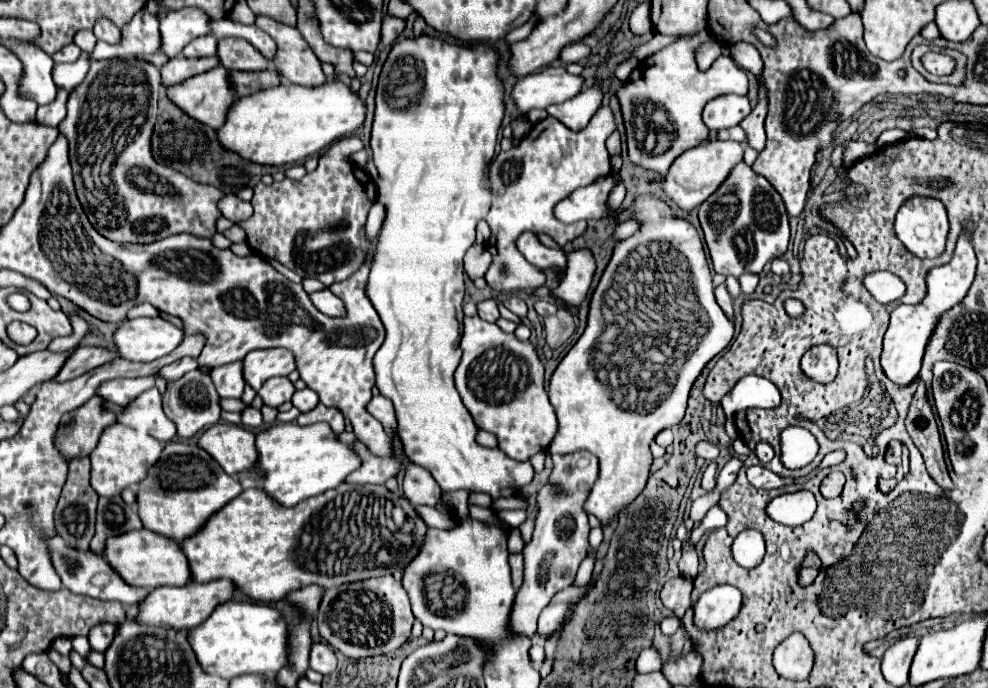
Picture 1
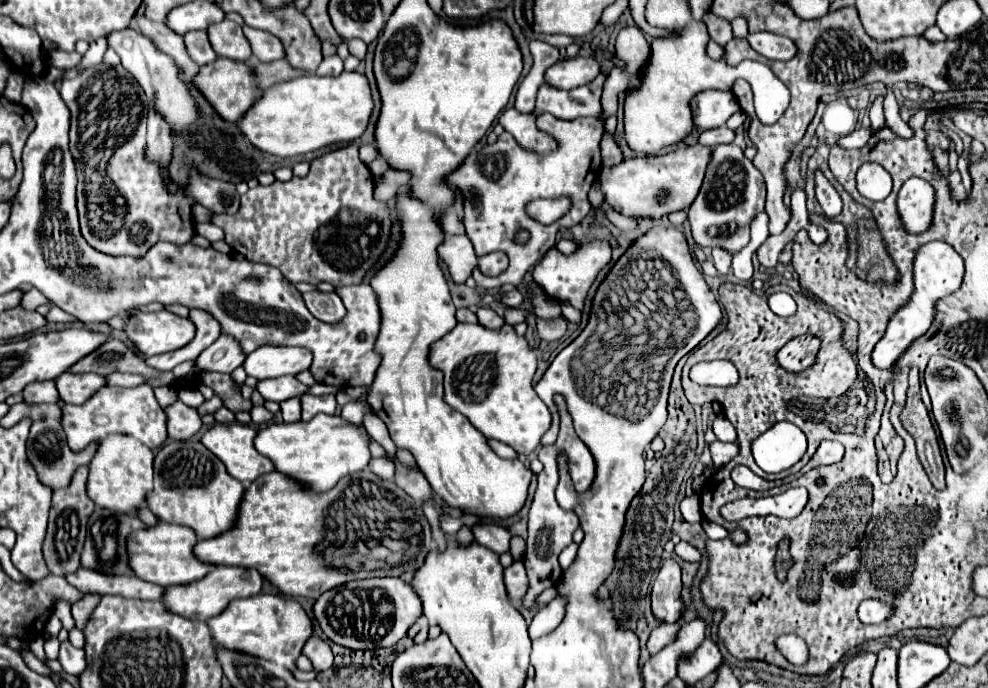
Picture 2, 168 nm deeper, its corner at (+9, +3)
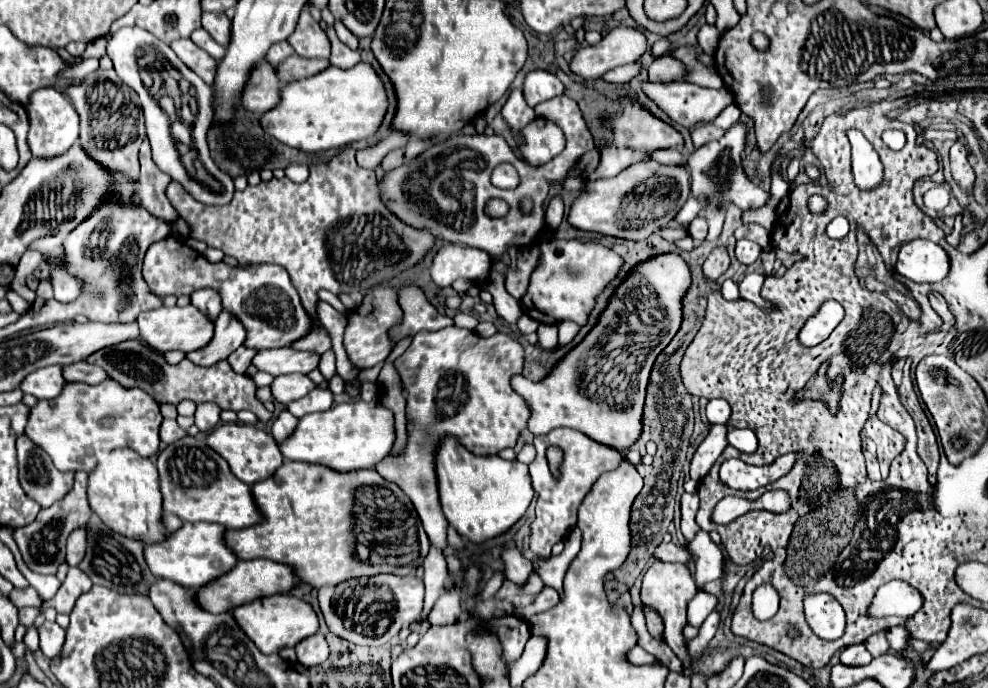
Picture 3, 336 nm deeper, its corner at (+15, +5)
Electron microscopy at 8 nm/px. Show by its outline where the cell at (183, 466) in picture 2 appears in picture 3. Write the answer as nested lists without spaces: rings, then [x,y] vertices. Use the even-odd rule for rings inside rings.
[[[185,436],[165,446],[157,456],[157,470],[163,510],[173,512],[183,522],[215,522],[227,530],[249,528],[261,522],[261,514],[253,506],[251,486],[231,474],[227,462],[205,444],[203,436]]]

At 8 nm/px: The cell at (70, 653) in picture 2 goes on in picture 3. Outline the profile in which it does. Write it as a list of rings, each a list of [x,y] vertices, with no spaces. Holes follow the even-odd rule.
[[[45,622],[39,628],[39,638],[41,638],[41,652],[47,658],[59,658],[63,652],[63,644],[65,644],[65,630],[59,628],[59,624],[51,624]]]

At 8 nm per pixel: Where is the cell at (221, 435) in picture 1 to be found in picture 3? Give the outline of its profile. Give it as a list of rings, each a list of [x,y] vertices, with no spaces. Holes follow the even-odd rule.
[[[219,424],[207,434],[207,446],[213,448],[221,458],[225,458],[231,472],[249,486],[269,478],[283,464],[281,452],[277,450],[277,446],[273,446],[273,438],[257,426],[249,424]]]

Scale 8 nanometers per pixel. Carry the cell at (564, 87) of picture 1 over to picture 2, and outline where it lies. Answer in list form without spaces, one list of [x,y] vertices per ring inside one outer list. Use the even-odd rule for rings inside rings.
[[[575,56],[575,58],[559,60],[557,64],[553,64],[545,74],[545,82],[559,90],[561,88],[571,90],[571,88],[589,84],[591,80],[595,80],[595,76],[599,76],[599,72],[601,72],[601,64],[597,62],[597,58]]]

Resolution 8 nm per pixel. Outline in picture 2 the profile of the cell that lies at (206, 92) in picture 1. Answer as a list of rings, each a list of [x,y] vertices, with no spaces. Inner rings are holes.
[[[219,58],[215,60],[215,64],[201,66],[193,82],[205,94],[205,98],[215,106],[217,114],[229,122],[237,122],[239,118],[243,118],[247,108],[251,108],[251,104],[255,104],[255,100],[261,96],[261,88],[253,68],[247,62],[235,62],[229,58]]]

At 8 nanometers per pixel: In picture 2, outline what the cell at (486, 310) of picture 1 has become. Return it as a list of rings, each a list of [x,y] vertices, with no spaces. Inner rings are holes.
[[[479,308],[477,318],[479,318],[479,324],[483,324],[485,328],[491,328],[491,330],[499,330],[505,324],[505,320],[501,316],[497,316],[491,308]]]

